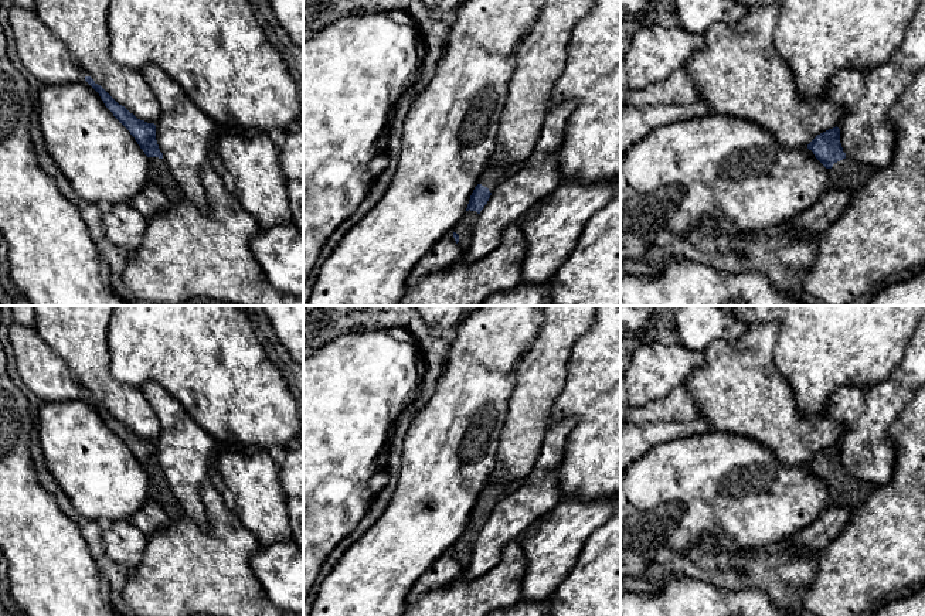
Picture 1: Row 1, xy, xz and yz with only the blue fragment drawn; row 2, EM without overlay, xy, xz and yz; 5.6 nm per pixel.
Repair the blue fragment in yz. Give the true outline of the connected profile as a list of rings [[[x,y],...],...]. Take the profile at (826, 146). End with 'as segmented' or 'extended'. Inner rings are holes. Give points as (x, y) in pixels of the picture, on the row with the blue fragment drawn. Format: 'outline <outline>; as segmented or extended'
outline [[[836,126],[817,135],[809,144],[809,153],[827,169],[827,191],[847,190],[857,193],[874,173],[873,169],[853,161],[840,143],[840,129]]]; extended

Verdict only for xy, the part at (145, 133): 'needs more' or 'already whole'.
needs more

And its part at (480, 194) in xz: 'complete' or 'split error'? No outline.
split error

